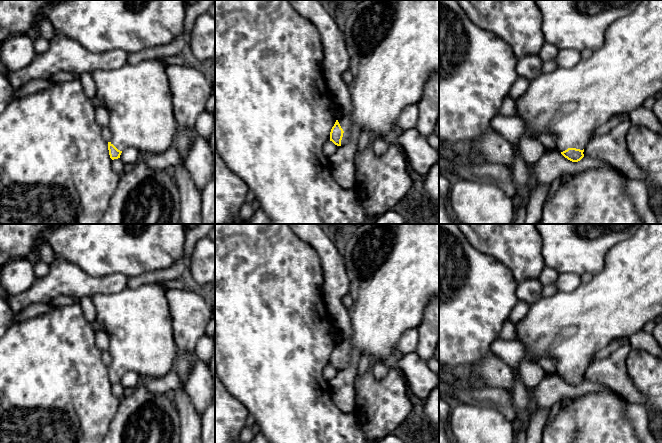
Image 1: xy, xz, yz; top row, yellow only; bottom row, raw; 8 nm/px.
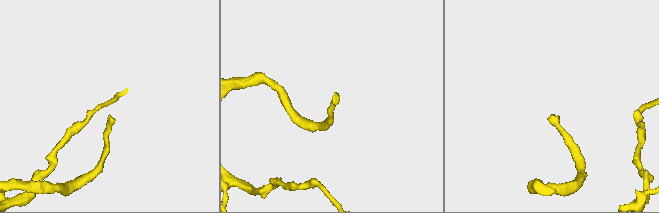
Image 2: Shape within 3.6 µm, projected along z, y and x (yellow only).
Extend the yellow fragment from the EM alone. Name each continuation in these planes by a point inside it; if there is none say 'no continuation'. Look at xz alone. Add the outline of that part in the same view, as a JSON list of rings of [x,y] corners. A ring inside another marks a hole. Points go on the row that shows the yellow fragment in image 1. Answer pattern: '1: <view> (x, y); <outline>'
1: xz (393, 45); [[[359,0],[356,7],[343,17],[341,26],[346,42],[346,49],[350,56],[348,70],[353,75],[353,82],[348,85],[353,104],[353,112],[350,116],[343,115],[337,119],[344,131],[341,145],[348,143],[350,139],[349,130],[355,120],[361,132],[366,131],[370,133],[373,139],[377,137],[384,138],[388,133],[393,131],[393,127],[397,124],[397,119],[401,111],[406,106],[419,102],[430,76],[435,72],[439,72],[439,0]]]

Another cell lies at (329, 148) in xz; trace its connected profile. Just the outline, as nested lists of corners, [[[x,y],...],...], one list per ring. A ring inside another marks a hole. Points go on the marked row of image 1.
[[[329,140],[322,146],[322,151],[326,156],[330,157],[336,152],[337,147],[337,145]]]

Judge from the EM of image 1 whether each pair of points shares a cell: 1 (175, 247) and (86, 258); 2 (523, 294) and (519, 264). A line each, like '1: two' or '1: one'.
1: one
2: two

